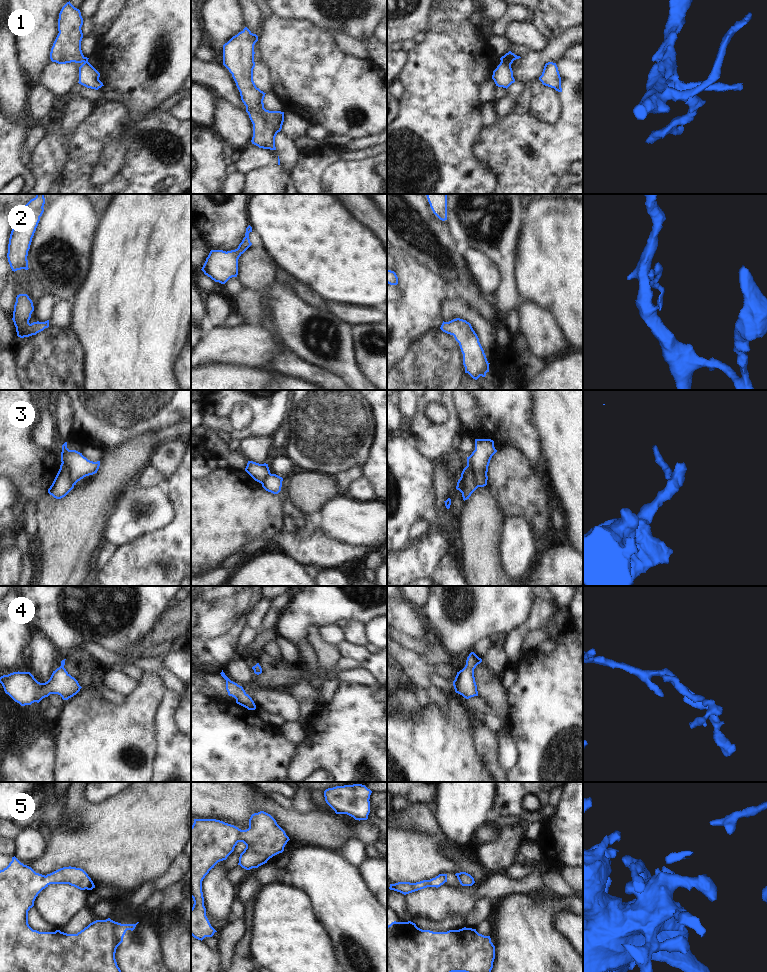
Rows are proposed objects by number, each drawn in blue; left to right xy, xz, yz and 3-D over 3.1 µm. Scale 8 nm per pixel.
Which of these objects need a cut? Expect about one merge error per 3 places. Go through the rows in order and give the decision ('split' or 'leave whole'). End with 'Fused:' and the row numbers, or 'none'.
1: leave whole
2: leave whole
3: split
4: leave whole
5: leave whole
Fused: 3

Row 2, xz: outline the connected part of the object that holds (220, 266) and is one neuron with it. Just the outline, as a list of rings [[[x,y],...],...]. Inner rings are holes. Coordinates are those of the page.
[[[252,227],[246,228],[245,237],[238,248],[231,251],[211,250],[202,267],[205,275],[215,282],[225,284],[230,278],[238,275],[238,259],[252,245],[249,233]]]

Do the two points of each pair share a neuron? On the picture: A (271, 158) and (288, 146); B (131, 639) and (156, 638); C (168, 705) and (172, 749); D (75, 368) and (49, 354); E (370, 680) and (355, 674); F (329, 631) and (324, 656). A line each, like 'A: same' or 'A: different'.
A: different
B: different
C: same
D: same
E: same
F: different

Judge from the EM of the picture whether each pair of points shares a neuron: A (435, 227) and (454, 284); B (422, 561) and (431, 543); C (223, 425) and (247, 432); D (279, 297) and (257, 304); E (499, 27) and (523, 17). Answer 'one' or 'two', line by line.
A: one
B: one
C: one
D: one
E: one

